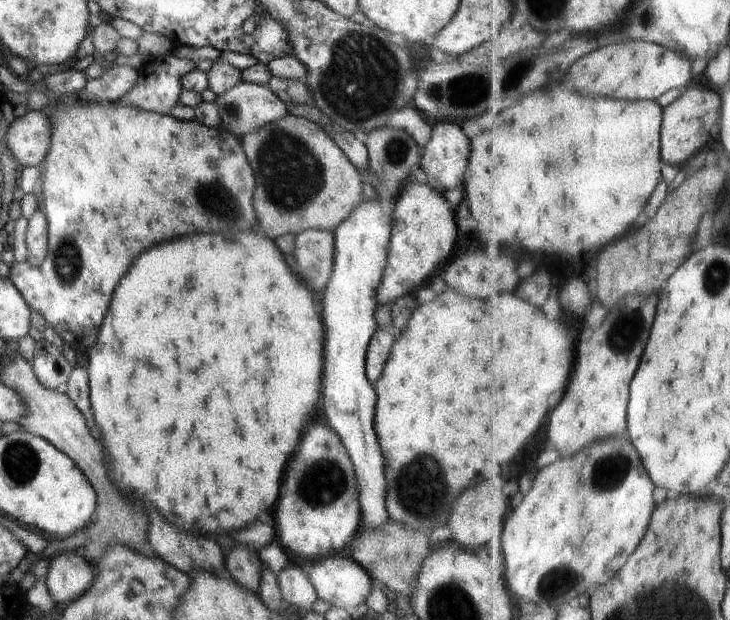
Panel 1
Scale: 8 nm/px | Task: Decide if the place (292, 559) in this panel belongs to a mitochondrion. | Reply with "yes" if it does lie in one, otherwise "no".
no

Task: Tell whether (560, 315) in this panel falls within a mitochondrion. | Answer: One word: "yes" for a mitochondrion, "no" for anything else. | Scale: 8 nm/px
no

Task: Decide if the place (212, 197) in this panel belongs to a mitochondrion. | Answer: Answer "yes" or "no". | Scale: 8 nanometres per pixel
yes

